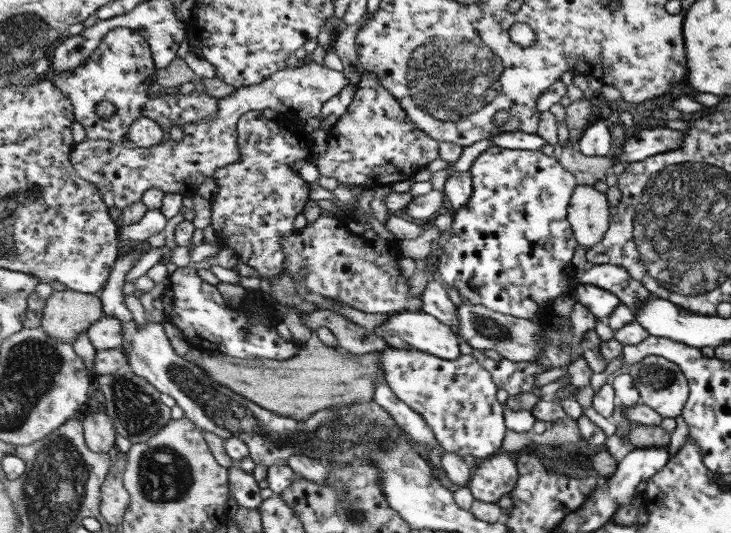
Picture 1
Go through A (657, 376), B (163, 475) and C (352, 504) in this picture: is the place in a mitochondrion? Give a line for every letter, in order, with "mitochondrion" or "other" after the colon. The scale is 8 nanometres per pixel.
A: mitochondrion
B: mitochondrion
C: mitochondrion

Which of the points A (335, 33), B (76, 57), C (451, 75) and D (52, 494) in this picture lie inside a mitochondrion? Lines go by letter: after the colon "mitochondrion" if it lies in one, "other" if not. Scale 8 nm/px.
A: other
B: other
C: mitochondrion
D: mitochondrion

